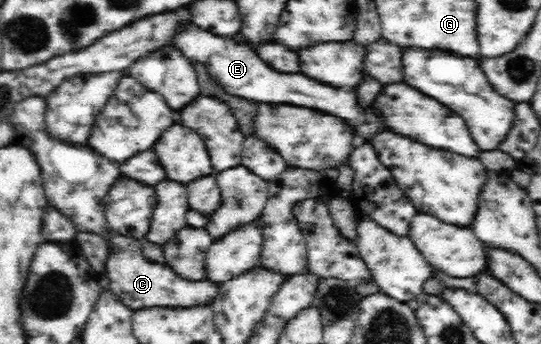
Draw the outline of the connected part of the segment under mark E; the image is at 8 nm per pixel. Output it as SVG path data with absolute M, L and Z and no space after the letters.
M191 24L183 32L178 32L171 42L166 45L177 47L179 51L191 63L203 63L209 71L212 81L218 83L224 92L256 100L256 102L280 102L280 104L294 104L294 106L306 106L316 110L326 110L328 114L336 114L348 124L356 126L358 136L372 138L378 132L384 132L386 126L380 122L380 118L372 110L360 110L356 94L350 94L346 90L338 90L332 86L324 86L320 82L314 82L308 76L302 74L280 74L272 70L268 64L264 64L254 49L247 44L241 44L233 37L219 37L196 25Z

